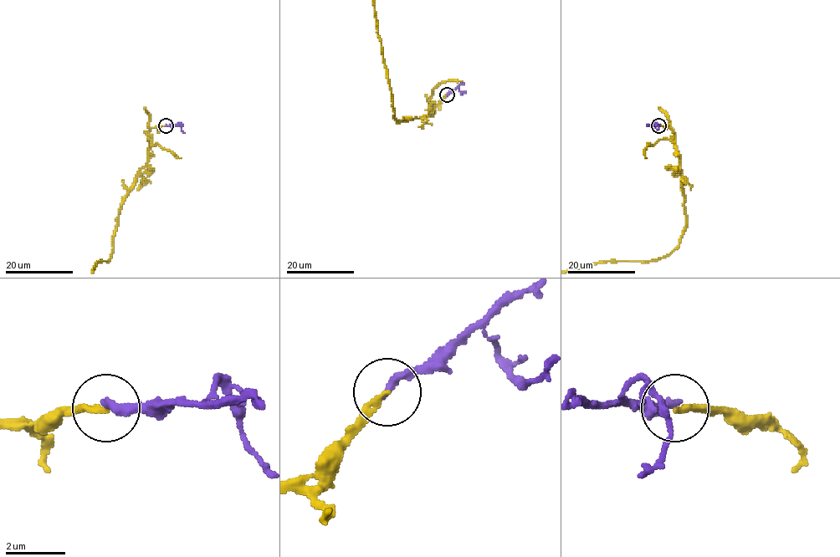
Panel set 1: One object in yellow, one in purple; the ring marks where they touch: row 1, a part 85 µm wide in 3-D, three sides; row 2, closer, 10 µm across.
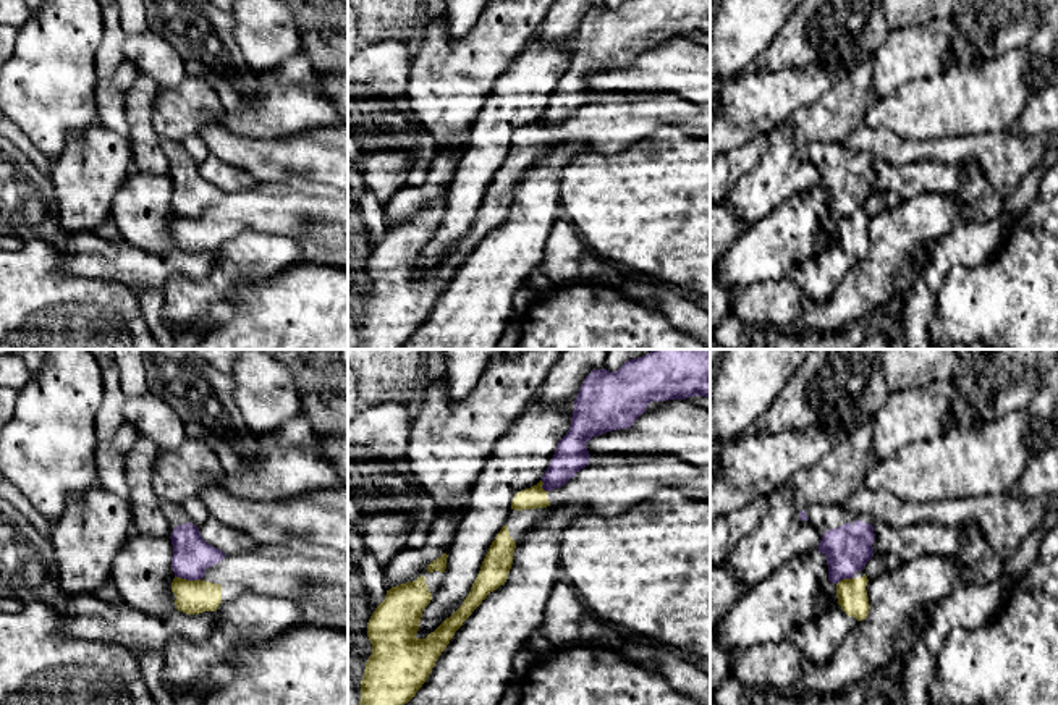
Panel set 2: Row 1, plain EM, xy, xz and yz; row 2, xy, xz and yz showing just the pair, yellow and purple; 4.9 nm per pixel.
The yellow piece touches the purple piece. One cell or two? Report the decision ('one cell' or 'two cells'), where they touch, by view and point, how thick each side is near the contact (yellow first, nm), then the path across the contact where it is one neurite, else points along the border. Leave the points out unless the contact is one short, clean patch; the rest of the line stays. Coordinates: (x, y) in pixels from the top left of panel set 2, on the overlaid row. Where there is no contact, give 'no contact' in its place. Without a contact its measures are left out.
two cells; contact xy (188, 581); calibres 170 and 190 nm; border xy (175, 576), (199, 579)

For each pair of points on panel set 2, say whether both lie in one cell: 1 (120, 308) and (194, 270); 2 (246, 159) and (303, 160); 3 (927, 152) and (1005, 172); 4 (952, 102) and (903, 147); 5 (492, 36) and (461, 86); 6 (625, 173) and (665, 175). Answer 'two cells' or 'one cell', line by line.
1: two cells
2: one cell
3: one cell
4: two cells
5: one cell
6: one cell

